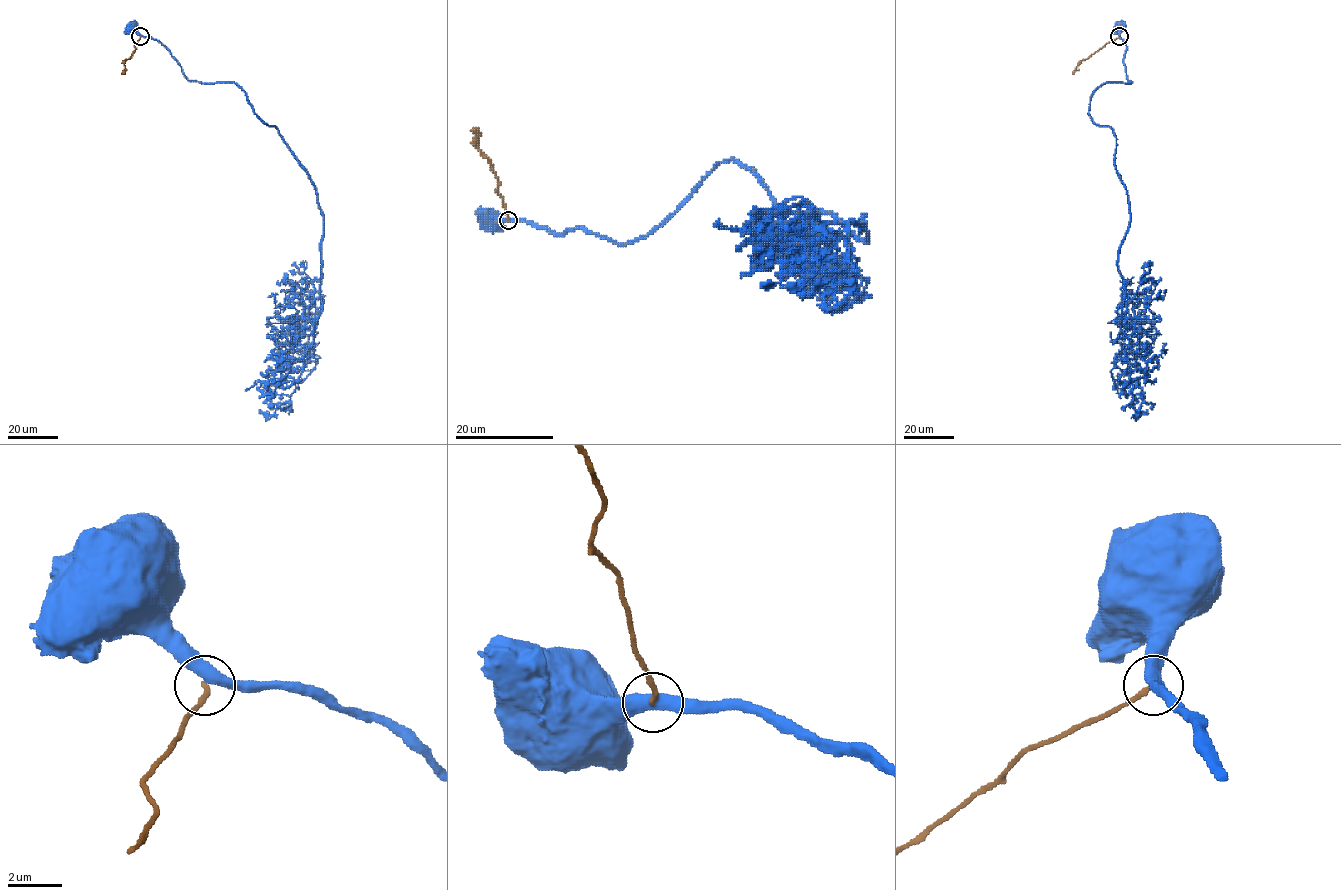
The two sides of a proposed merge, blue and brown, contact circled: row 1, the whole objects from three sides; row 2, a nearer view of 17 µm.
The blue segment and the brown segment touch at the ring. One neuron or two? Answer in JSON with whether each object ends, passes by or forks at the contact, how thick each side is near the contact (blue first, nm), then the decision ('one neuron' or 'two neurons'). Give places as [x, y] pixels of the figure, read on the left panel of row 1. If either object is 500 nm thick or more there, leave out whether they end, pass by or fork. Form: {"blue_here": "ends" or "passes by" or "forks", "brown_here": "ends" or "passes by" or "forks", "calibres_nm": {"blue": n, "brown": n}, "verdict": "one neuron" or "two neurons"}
{"blue_here": "passes by", "brown_here": "ends", "calibres_nm": {"blue": 440, "brown": 180}, "verdict": "two neurons"}

